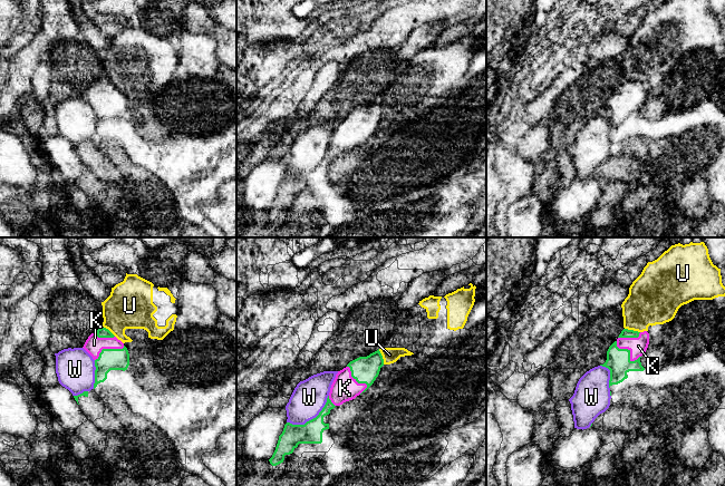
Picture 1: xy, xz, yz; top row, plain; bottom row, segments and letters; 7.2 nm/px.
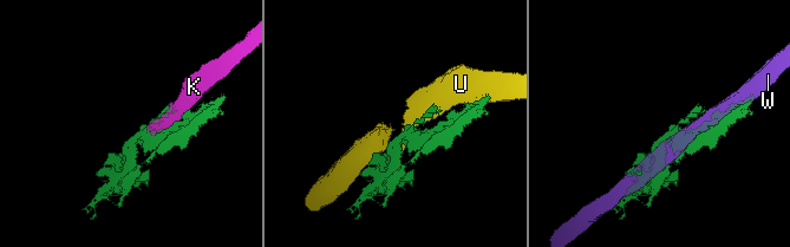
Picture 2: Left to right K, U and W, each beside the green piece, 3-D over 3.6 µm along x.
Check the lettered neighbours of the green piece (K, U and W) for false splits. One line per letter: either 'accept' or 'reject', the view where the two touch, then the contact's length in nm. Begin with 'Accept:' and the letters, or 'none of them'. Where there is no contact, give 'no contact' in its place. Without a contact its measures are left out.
Accept: K
K: accept | yz | 220 nm
U: reject | xz | 120 nm
W: reject | xz | 360 nm

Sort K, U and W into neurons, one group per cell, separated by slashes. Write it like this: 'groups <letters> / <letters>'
groups K / U / W

